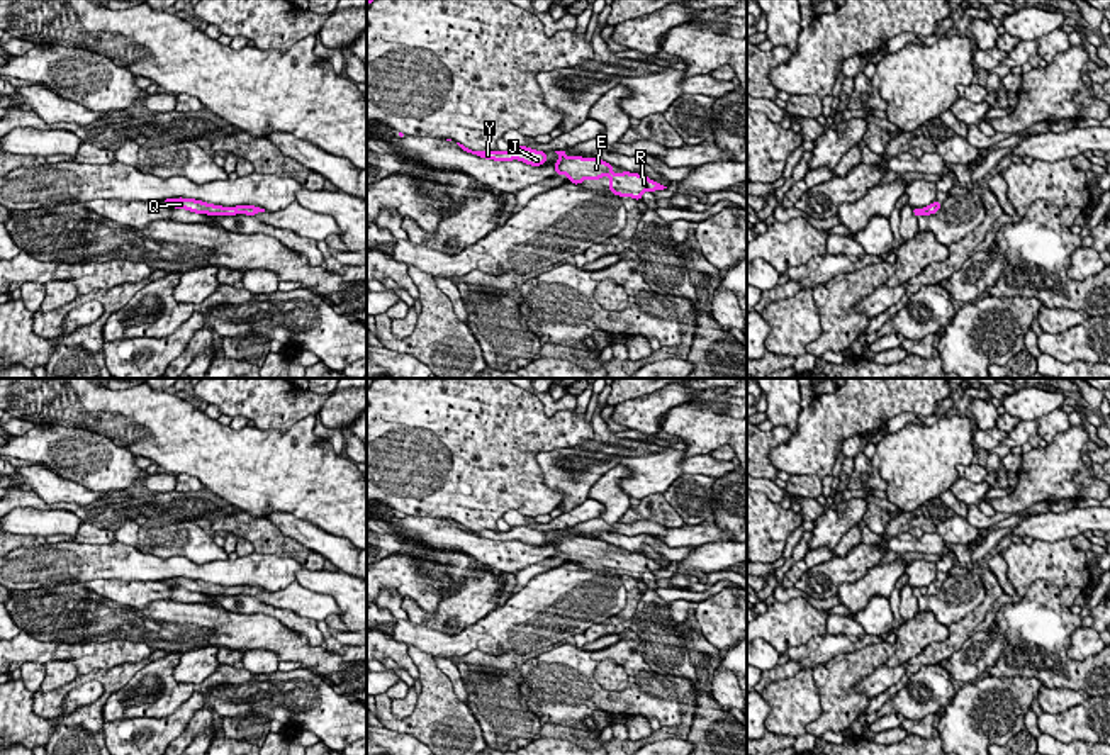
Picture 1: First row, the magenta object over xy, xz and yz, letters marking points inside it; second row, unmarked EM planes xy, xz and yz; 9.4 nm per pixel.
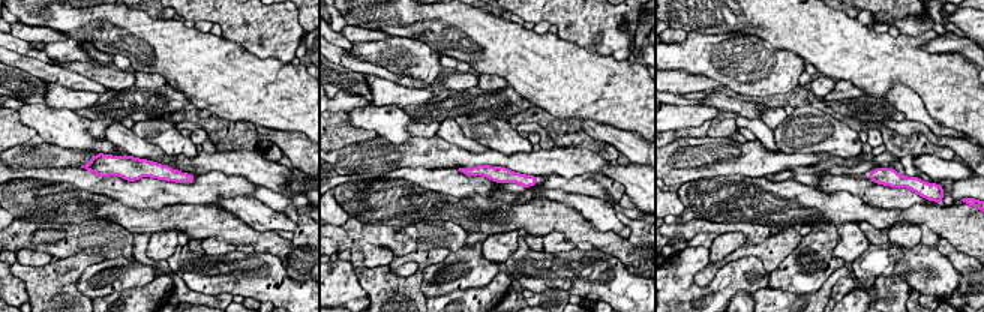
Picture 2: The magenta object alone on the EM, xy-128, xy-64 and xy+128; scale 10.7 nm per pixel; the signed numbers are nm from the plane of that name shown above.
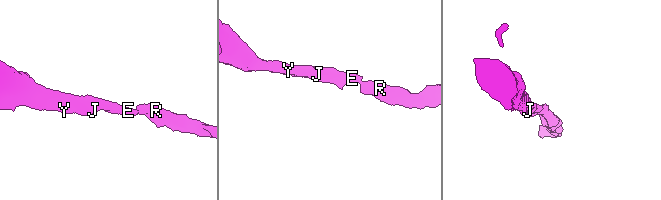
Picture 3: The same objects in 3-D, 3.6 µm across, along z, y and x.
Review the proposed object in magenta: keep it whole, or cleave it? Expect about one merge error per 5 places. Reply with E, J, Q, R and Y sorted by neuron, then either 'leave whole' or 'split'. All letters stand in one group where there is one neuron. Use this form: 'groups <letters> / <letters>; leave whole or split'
groups E J Q R Y; leave whole

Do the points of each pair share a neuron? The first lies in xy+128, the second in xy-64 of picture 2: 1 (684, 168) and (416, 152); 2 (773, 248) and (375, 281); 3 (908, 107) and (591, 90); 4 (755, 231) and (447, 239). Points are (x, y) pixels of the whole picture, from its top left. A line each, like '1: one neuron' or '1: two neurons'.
1: one neuron
2: one neuron
3: two neurons
4: one neuron

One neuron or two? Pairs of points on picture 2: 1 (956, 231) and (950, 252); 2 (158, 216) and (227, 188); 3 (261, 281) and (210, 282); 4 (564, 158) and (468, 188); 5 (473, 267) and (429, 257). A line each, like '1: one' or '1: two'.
1: two
2: two
3: one
4: two
5: two

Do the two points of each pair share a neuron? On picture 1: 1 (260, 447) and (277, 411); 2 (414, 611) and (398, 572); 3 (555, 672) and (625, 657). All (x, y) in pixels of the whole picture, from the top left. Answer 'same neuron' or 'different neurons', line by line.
1: different neurons
2: different neurons
3: same neuron

